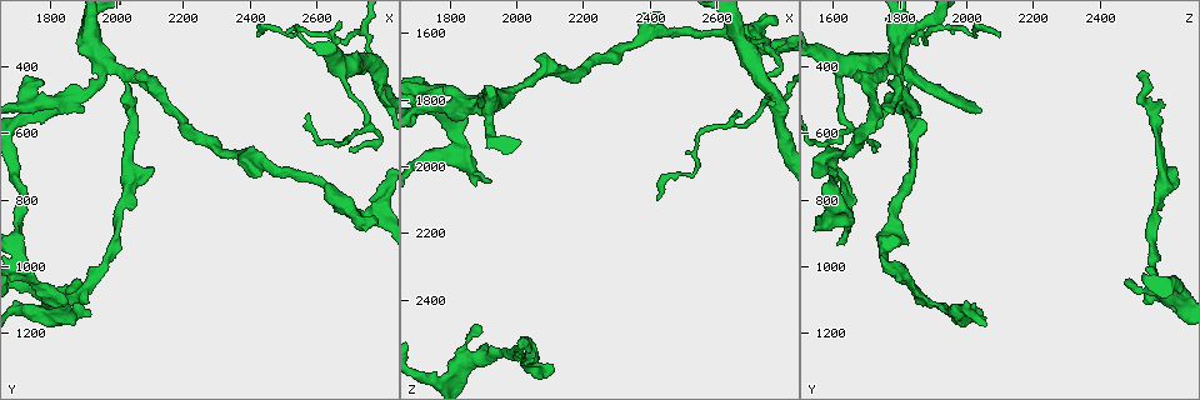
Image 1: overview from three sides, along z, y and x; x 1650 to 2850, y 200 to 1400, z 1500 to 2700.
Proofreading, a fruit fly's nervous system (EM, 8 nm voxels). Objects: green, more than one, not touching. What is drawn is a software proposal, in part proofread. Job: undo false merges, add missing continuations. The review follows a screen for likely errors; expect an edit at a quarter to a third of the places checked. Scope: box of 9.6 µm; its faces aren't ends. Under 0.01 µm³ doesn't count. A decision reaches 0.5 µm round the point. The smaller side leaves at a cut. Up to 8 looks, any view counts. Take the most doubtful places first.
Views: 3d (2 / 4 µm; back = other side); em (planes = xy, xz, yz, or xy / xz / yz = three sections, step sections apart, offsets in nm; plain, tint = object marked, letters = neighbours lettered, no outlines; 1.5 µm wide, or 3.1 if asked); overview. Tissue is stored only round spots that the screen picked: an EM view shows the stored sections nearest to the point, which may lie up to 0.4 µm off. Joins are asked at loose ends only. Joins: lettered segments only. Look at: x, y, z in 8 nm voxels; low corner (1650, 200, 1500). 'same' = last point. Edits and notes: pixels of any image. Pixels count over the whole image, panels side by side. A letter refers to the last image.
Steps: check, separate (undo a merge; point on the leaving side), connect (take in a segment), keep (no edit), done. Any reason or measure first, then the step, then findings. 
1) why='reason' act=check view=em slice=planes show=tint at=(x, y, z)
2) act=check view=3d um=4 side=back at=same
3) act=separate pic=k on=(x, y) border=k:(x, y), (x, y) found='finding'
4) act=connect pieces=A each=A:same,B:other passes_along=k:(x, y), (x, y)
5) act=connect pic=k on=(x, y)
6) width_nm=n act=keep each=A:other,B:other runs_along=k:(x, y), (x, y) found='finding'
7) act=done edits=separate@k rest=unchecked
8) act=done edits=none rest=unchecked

why='an open end' act=check view=3d um=4 at=(1920, 1140, 2040)

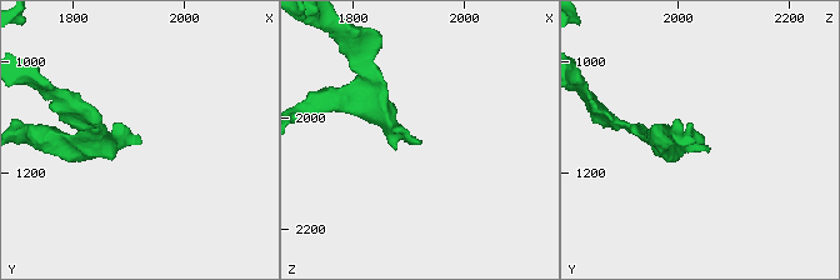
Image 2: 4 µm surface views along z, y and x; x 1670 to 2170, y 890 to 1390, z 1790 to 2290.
act=check view=em slice=xz step=4 show=letters at=(1925, 1145, 2045)

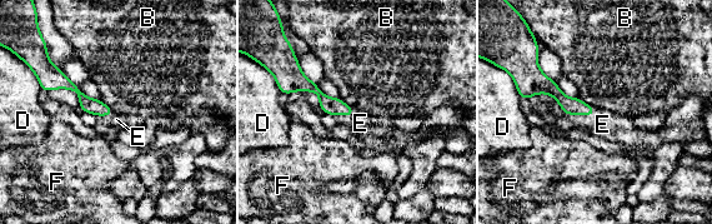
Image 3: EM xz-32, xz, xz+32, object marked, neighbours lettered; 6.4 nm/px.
why='another direction' act=check view=em slice=planes show=letters at=same

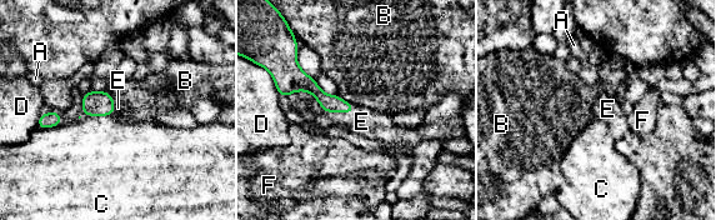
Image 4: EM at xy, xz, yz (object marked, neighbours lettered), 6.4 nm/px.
act=connect pieces=E each=A:other,B:other,C:other,D:other,E:same,F:other found='the neuron continues'

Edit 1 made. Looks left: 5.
why='branch stops here' act=check view=em slice=xy step=8 show=letters at=(2110, 690, 2610)

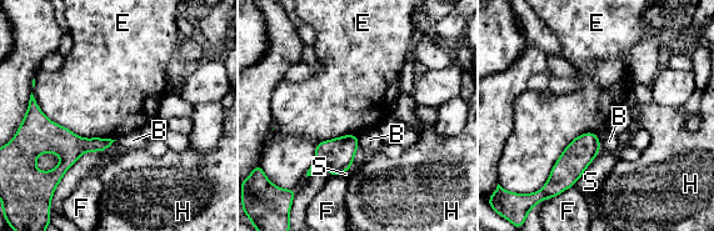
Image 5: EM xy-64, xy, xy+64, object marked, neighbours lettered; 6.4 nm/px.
act=check view=em slice=planes show=letters at=same

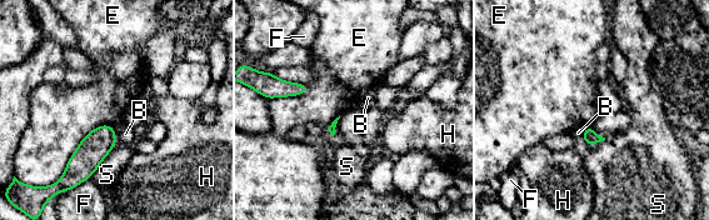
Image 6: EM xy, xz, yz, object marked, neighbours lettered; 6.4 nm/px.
act=keep each=B:other,E:other,F:other,H:other,S:other border=6:(109, 124), (80, 141), (59, 178) found='none of them fits'

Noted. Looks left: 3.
why='sharp bend' act=check view=3d um=4 at=(2540, 300, 2020)

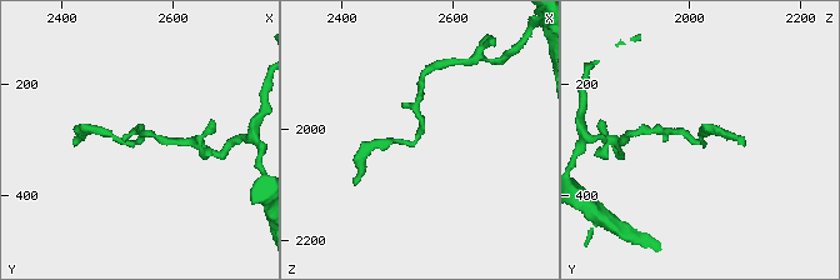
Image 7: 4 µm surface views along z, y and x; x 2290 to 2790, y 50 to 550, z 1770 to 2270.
act=check view=em slice=planes show=tint at=(2535, 305, 2020)

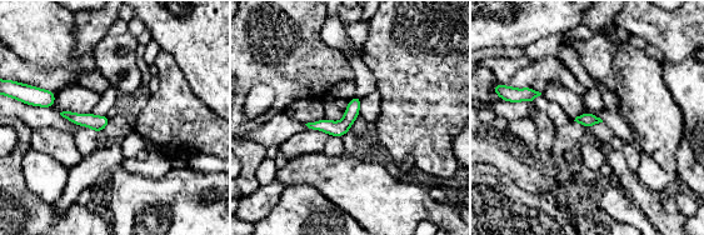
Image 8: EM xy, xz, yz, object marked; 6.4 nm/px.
why='see the neighbours' act=check view=em slice=planes show=letters at=same

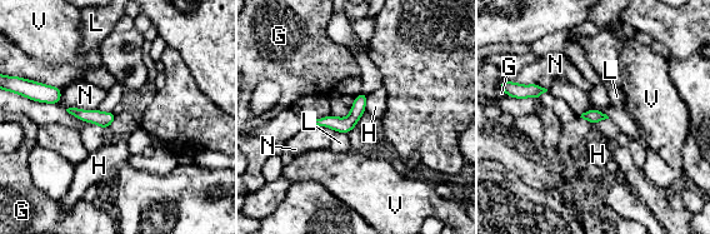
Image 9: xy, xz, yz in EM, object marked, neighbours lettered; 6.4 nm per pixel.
longest_contact=N:200nm act=keep each=G:other,H:other,L:other,N:other,V:other found='continuous, no second neuron'

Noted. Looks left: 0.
act=done edits=connect@4 rest=unchecked

